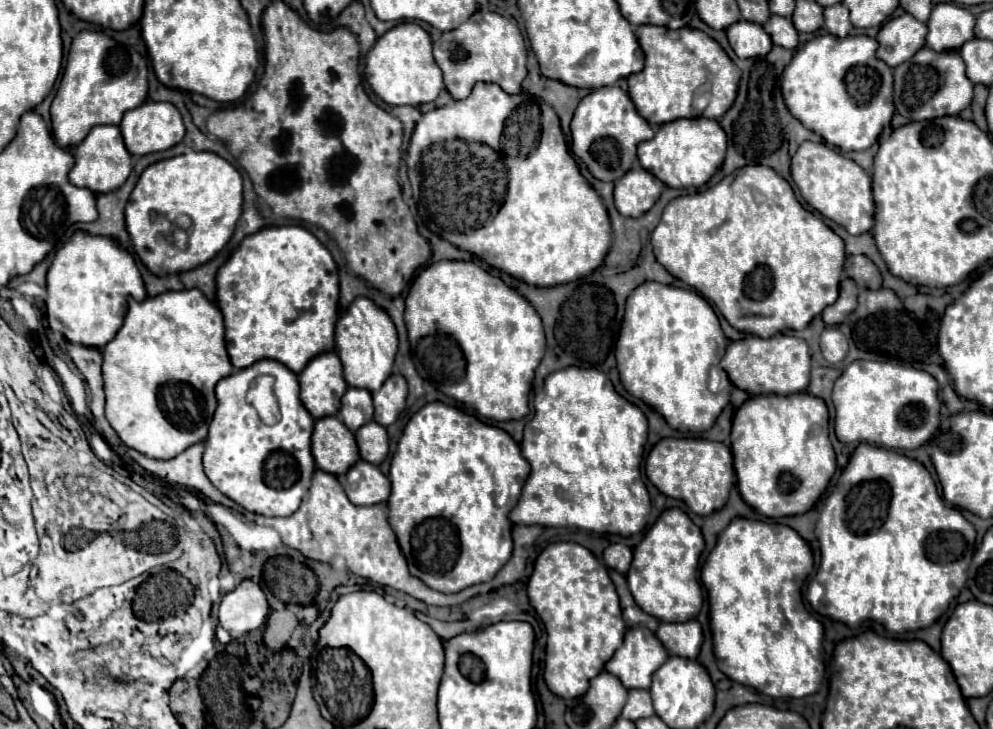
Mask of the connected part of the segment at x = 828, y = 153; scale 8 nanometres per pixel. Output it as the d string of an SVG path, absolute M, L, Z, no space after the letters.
M803 142L791 158L791 178L797 184L803 200L813 210L841 224L849 234L857 236L873 228L875 204L871 194L871 178L861 166L857 166L853 160L845 158L837 150L825 144Z

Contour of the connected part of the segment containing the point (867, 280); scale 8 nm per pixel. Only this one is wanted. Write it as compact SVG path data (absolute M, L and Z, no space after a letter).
M847 256L845 274L851 280L855 280L859 288L869 288L869 290L881 288L881 274L877 266L865 256Z

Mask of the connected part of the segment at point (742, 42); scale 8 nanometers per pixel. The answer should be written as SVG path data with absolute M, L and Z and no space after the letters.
M739 20L727 28L727 38L731 48L739 58L757 58L769 54L773 42L765 30L753 22Z

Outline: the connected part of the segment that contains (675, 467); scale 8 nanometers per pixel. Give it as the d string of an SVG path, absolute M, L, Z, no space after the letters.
M665 438L657 442L647 456L645 474L659 492L683 500L687 508L699 516L709 516L715 510L721 510L735 482L731 450L721 442L699 438Z

